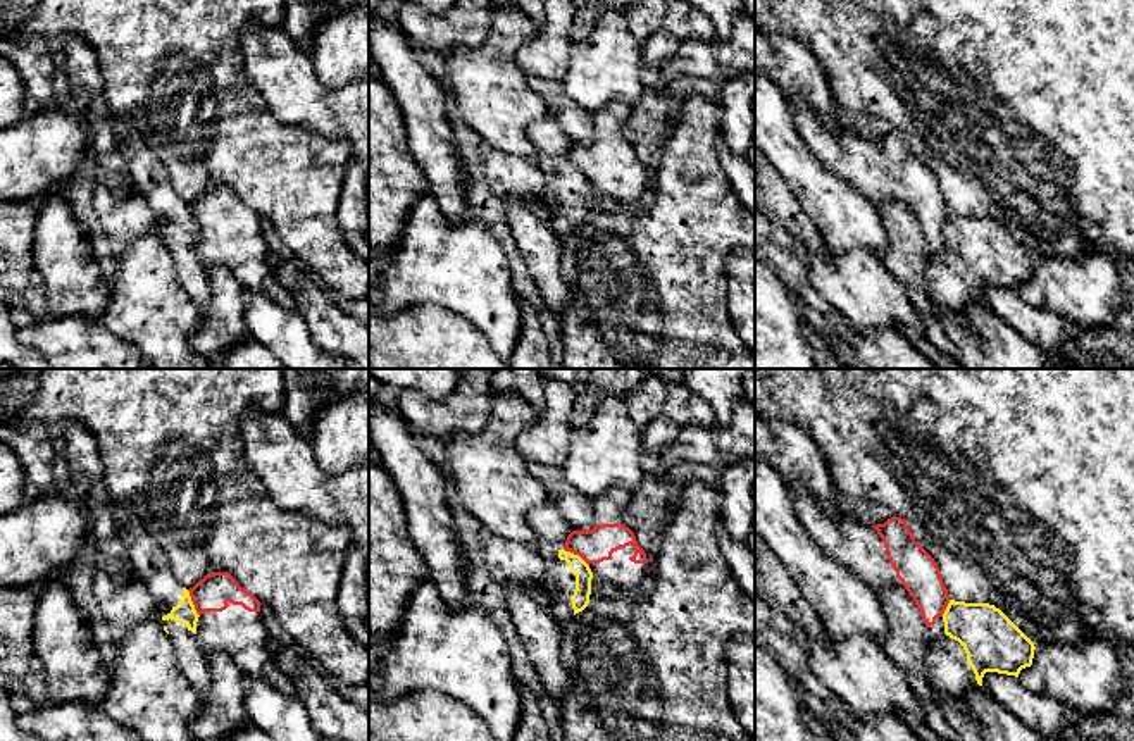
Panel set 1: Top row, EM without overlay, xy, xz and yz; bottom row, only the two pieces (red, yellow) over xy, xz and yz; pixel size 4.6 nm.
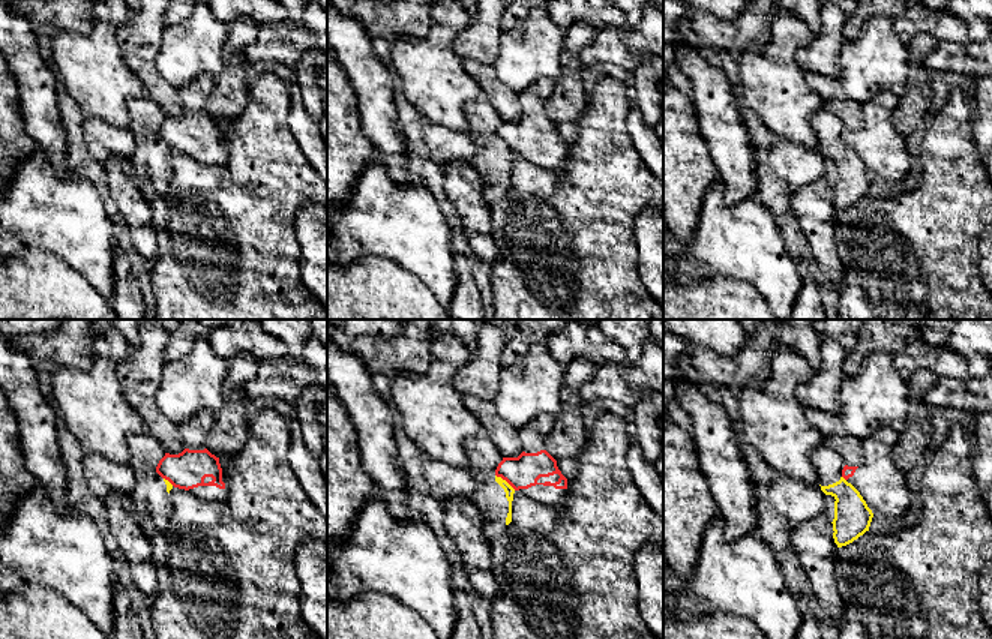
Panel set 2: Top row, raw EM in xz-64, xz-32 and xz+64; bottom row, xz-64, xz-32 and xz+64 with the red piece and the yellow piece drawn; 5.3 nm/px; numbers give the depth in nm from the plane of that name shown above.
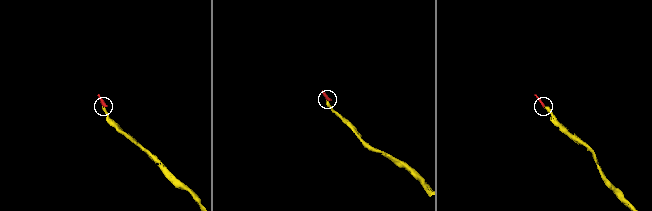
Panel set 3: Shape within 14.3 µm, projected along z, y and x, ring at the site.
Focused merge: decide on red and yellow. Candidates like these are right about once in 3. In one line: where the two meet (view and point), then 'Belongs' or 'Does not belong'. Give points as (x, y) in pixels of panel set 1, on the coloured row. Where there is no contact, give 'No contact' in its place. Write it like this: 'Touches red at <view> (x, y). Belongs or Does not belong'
Touches red at xy (193, 604). Does not belong

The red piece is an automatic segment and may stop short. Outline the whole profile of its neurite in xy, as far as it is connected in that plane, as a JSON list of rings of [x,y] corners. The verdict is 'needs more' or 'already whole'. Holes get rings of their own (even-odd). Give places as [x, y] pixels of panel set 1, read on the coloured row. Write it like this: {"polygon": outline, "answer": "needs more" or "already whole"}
{"polygon": [[[229,572],[207,574],[188,589],[198,617],[196,638],[205,653],[224,651],[250,677],[264,677],[264,667],[274,660],[269,632],[260,617],[260,601],[241,588]]], "answer": "needs more"}

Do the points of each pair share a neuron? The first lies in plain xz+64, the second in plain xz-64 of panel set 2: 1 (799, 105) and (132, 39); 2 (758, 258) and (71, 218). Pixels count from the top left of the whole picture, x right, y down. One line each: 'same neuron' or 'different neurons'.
1: different neurons
2: same neuron

